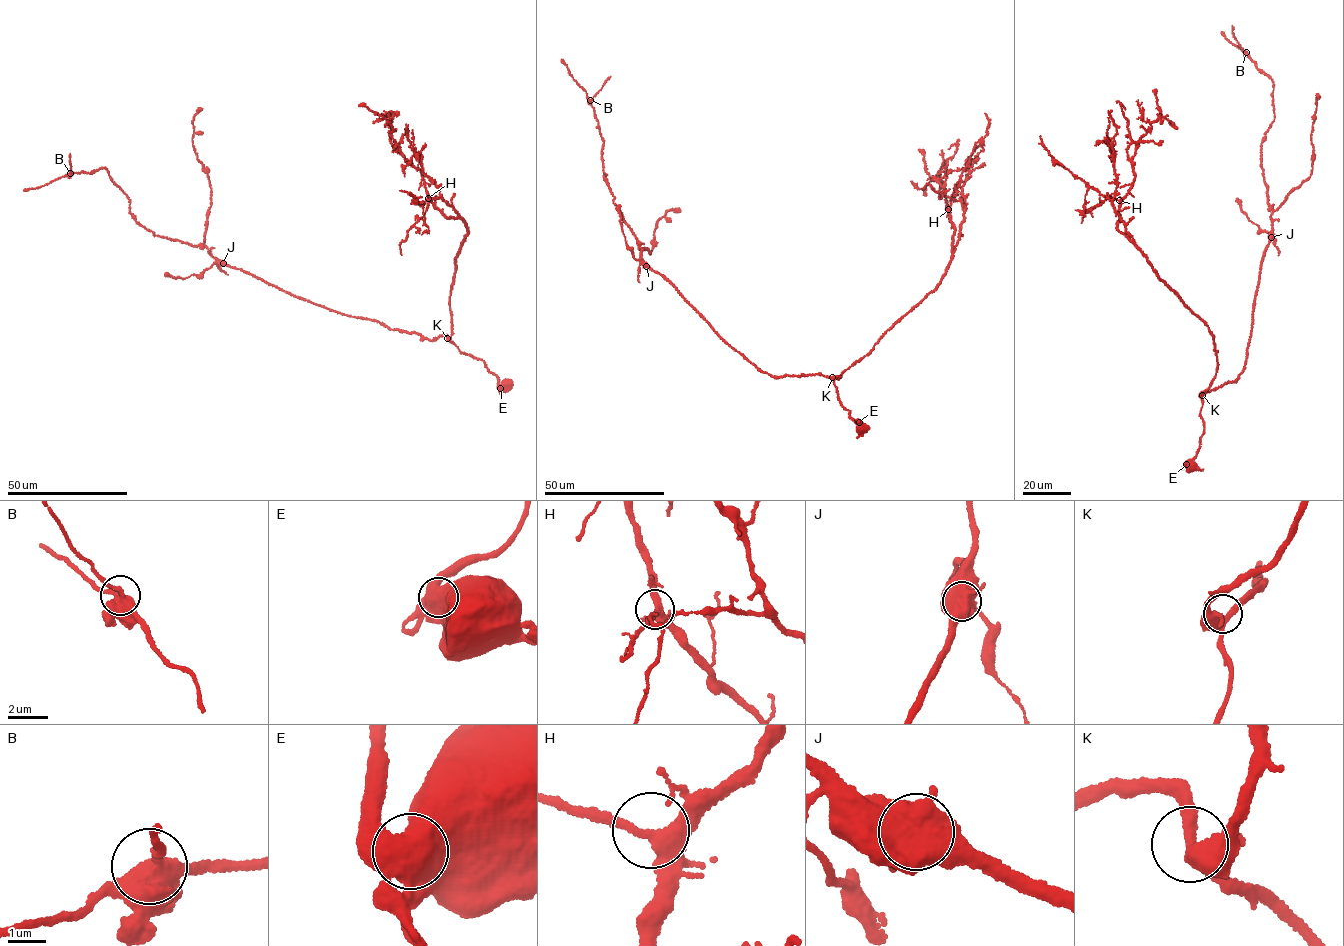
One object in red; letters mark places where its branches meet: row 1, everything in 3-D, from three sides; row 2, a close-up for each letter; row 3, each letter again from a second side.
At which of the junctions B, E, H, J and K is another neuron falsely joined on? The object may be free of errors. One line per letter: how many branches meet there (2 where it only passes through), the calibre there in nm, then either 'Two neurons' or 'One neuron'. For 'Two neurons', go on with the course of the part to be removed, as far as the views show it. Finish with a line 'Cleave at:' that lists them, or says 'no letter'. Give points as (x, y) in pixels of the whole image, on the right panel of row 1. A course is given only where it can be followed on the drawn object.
B: Branches: 3. Thickness 440 nm. One neuron
E: Branches: 2. Thickness 900 nm. One neuron
H: Branches: 3. Thickness 280 nm. One neuron
J: Branches: 3. Thickness 600 nm. One neuron
K: Branches: 3. Thickness 400 nm. One neuron
Cleave at: no letter

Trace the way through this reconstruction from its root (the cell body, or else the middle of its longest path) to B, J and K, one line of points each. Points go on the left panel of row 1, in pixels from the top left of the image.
B: (506, 386), (446, 335), (431, 340), (339, 312), (229, 266), (205, 246), (154, 235), (105, 168), (70, 173)
J: (506, 386), (499, 386), (497, 378), (483, 361), (460, 352), (446, 335), (431, 340), (343, 314), (223, 263)
K: (506, 386), (499, 386), (497, 378), (483, 361), (460, 352), (447, 338)

